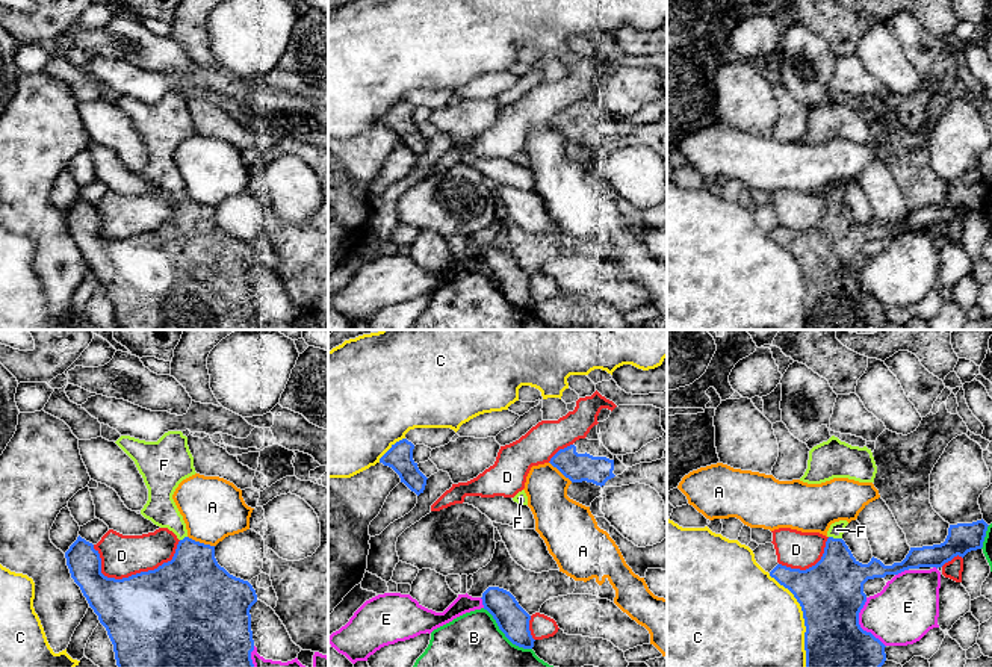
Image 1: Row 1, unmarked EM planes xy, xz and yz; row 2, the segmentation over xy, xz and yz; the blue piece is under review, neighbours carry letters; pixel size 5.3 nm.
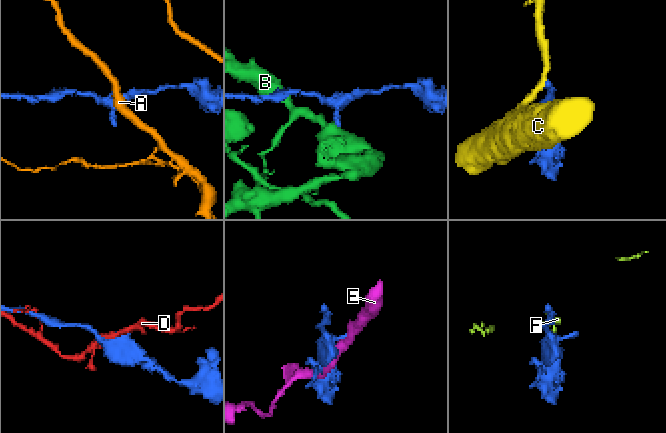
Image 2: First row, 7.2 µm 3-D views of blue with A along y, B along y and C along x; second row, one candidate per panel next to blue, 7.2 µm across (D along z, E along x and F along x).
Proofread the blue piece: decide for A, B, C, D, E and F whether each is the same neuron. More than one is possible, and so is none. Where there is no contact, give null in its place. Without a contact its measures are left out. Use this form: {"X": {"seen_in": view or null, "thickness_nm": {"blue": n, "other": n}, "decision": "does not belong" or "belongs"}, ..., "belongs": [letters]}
{"A": {"seen_in": "xy", "thickness_nm": {"blue": 380, "other": 320}, "decision": "does not belong"}, "B": {"seen_in": "xz", "thickness_nm": {"blue": 170, "other": 480}, "decision": "does not belong"}, "C": {"seen_in": "yz", "thickness_nm": {"blue": 360, "other": 500}, "decision": "does not belong"}, "D": {"seen_in": "xy", "thickness_nm": {"blue": 500, "other": 220}, "decision": "does not belong"}, "E": {"seen_in": "yz", "thickness_nm": {"blue": 400, "other": 320}, "decision": "does not belong"}, "F": {"seen_in": "yz", "thickness_nm": {"blue": 300, "other": 80}, "decision": "does not belong"}, "belongs": []}

